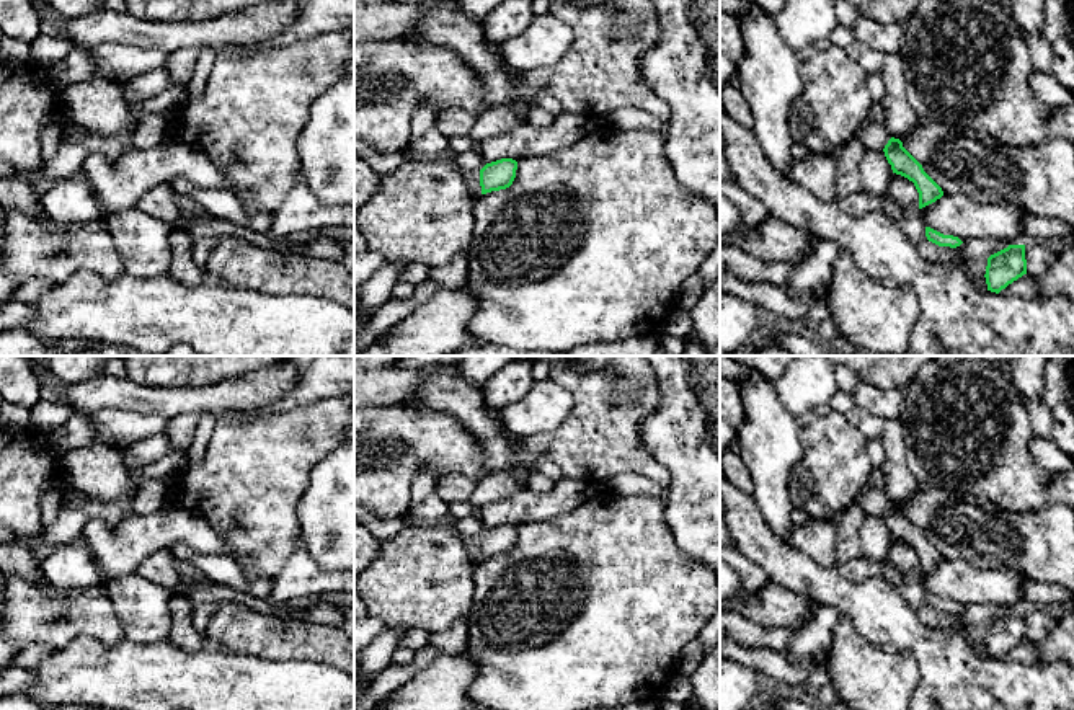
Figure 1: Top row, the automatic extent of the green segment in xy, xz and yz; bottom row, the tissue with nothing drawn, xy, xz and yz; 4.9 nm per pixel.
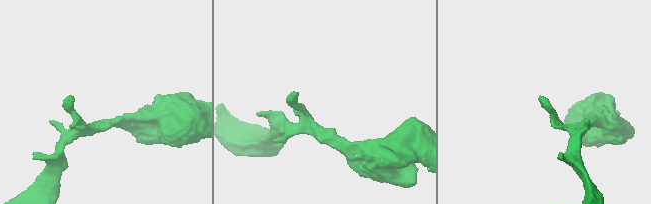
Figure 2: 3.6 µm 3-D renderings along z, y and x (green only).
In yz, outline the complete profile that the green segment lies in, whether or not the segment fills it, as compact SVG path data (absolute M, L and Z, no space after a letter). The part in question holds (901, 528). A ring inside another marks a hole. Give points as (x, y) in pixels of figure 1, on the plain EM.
M891 503L883 514L893 539L914 548L919 558L919 575L943 561L942 553L924 537L922 530L903 513L899 504Z

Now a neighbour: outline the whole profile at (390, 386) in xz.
M384 367L354 371L354 408L367 405L392 406L408 400L424 385L424 372L416 367Z

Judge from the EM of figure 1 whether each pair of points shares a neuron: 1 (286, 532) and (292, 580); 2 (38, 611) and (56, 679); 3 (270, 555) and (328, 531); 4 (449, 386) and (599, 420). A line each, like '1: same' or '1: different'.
1: different
2: different
3: different
4: same

